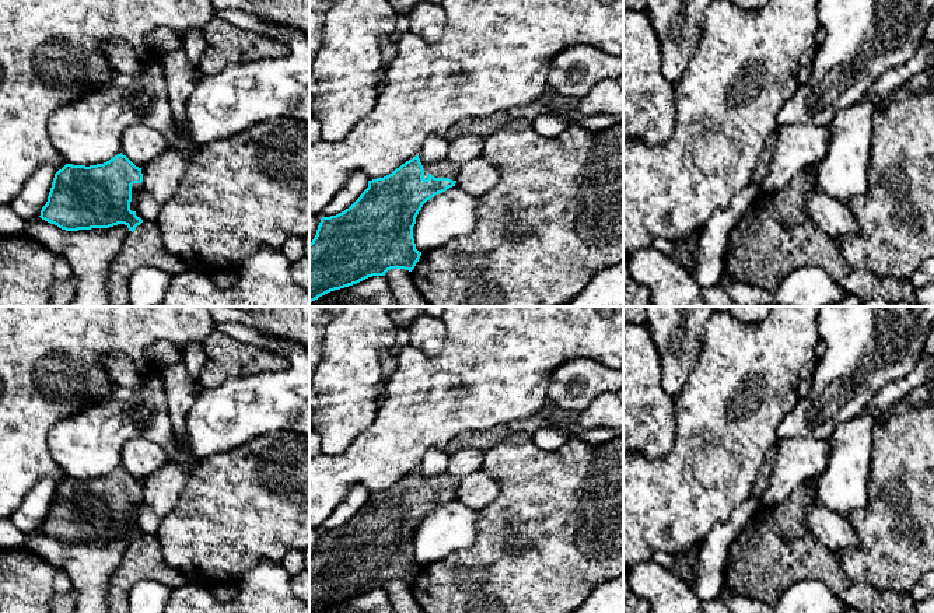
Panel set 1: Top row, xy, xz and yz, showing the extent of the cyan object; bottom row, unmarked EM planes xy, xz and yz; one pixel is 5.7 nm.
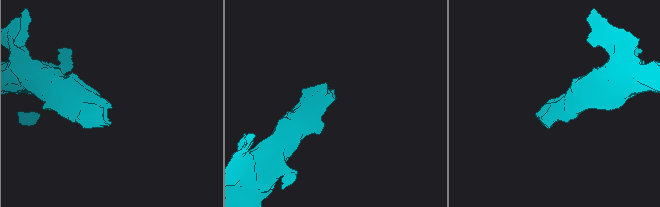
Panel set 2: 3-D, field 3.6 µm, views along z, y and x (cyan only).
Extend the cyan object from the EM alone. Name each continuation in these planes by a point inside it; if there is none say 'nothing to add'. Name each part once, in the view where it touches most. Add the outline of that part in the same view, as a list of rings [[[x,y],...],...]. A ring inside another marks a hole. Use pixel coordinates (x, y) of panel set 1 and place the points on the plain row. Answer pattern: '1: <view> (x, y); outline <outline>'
1: xz (444, 482); outline [[[447,472],[438,476],[434,476],[431,479],[424,479],[424,493],[427,493],[427,488],[431,487],[434,491],[449,491],[452,494],[456,494],[456,488],[459,486],[461,480],[449,476]]]

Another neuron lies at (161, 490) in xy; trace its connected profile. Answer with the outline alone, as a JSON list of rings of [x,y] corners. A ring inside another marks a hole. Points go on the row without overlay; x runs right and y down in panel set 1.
[[[168,460],[141,481],[143,504],[137,512],[139,530],[154,540],[164,518],[176,505],[186,484],[190,467]]]

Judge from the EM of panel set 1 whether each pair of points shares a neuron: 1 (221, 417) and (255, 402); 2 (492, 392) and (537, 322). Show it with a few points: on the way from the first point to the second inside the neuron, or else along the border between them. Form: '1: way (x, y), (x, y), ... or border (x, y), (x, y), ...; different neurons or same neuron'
1: way (230, 414), (247, 406); same neuron
2: way (492, 375), (496, 363), (520, 339); same neuron

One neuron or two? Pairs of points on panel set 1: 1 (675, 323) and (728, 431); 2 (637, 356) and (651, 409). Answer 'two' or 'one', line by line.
1: two
2: one

